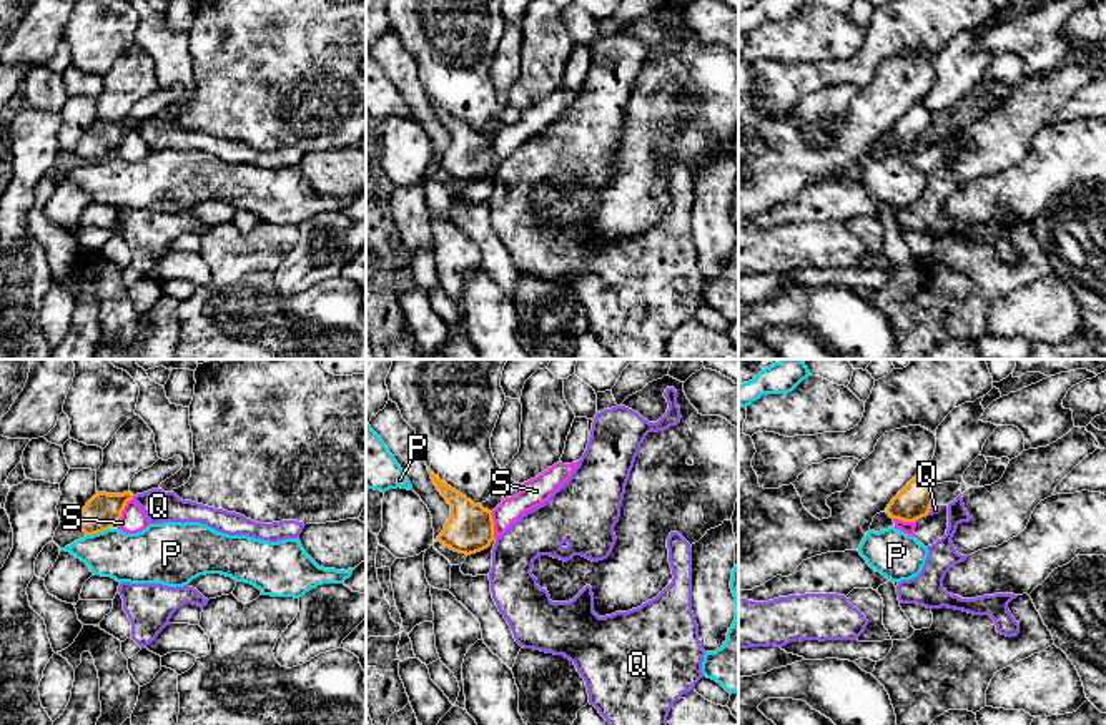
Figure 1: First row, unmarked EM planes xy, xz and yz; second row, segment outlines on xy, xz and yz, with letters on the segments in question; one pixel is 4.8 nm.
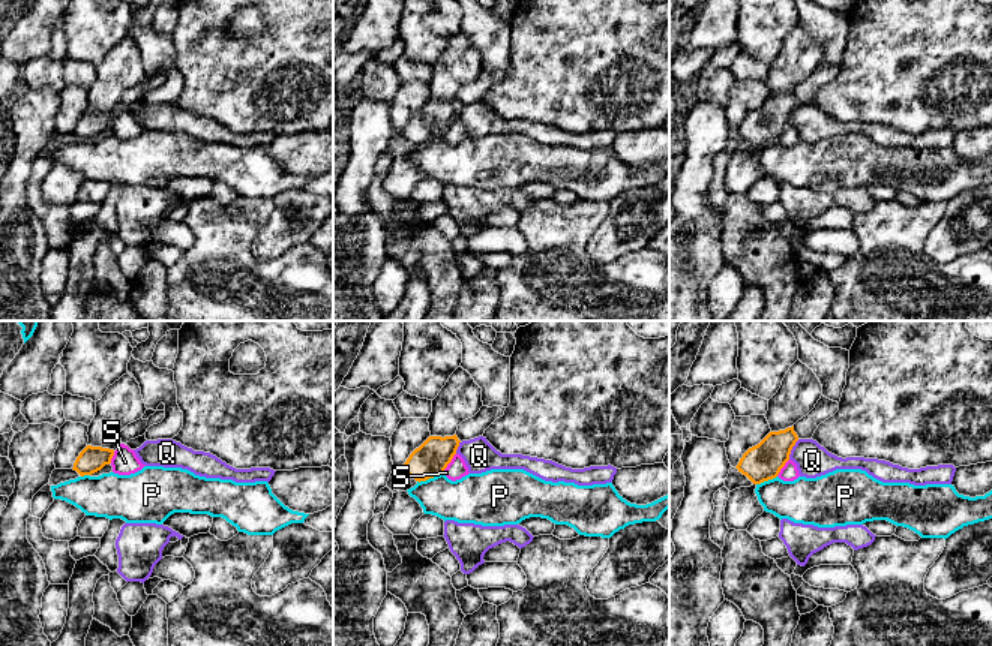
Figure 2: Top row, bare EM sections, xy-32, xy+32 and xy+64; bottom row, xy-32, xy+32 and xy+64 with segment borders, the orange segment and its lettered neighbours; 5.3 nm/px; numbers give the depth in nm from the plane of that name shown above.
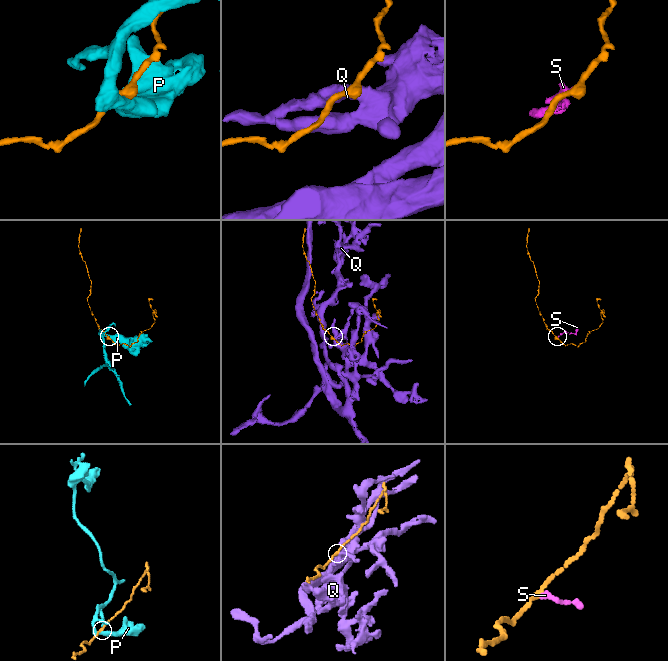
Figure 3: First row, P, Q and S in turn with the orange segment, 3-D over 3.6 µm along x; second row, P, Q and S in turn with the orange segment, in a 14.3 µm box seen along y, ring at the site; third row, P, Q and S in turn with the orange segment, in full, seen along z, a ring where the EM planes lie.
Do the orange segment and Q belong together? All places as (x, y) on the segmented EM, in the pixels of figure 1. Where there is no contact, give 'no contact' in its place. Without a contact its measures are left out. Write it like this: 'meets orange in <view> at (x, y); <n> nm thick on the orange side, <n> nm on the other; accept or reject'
meets orange in yz at (930, 507); 170 nm thick on the orange side, 50 nm on the other; reject

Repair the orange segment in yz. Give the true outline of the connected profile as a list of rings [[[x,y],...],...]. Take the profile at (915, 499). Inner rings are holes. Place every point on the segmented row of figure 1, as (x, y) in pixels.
[[[918,472],[888,504],[886,514],[891,519],[915,522],[926,517],[933,506],[931,484]]]

